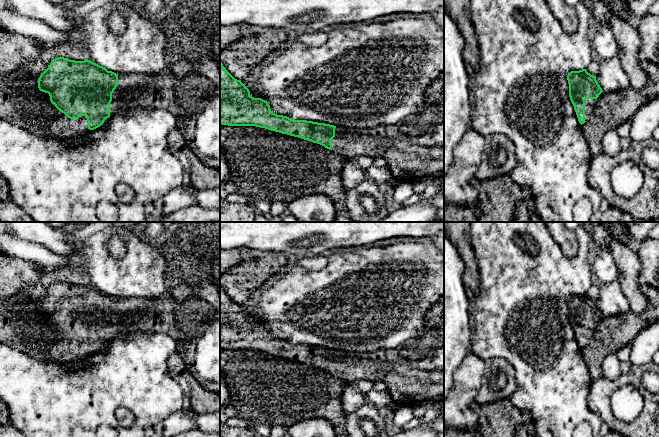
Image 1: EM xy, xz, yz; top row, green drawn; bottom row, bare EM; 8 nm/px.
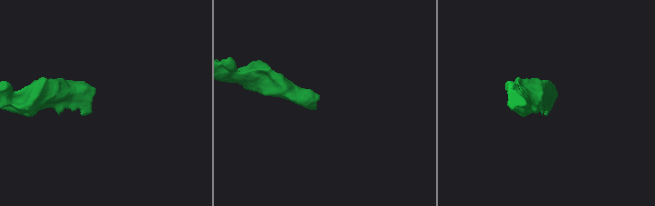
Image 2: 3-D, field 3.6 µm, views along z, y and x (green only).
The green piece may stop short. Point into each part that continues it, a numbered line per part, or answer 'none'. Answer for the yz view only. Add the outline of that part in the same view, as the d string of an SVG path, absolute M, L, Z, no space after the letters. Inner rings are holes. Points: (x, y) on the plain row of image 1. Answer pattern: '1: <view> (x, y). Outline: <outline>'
1: yz (589, 327). Outline: M598 322L585 324L585 345L587 345L587 343L591 339L591 336L593 335L593 332L595 331Z

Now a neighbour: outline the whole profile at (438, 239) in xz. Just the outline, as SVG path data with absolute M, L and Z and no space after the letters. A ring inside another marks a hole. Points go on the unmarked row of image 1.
M444 231L436 233L432 237L432 242L444 254Z

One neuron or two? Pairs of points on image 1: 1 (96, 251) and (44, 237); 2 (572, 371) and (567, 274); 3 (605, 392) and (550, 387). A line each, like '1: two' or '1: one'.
1: two
2: one
3: two

